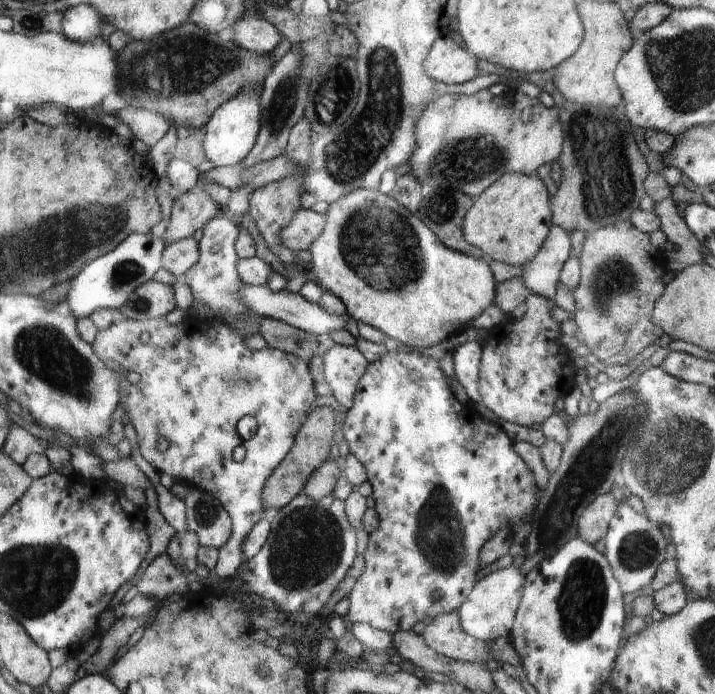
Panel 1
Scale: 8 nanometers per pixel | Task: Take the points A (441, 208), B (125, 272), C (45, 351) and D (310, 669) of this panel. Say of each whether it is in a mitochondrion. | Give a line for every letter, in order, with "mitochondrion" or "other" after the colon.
A: mitochondrion
B: mitochondrion
C: mitochondrion
D: other

